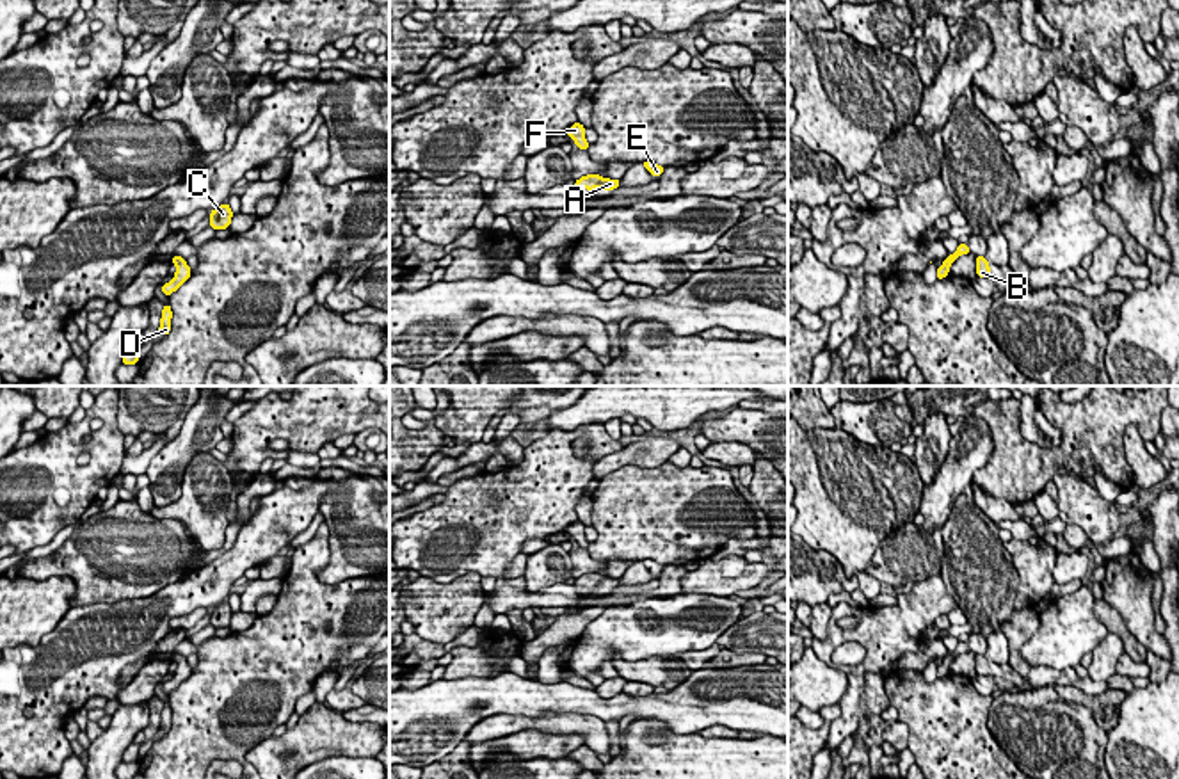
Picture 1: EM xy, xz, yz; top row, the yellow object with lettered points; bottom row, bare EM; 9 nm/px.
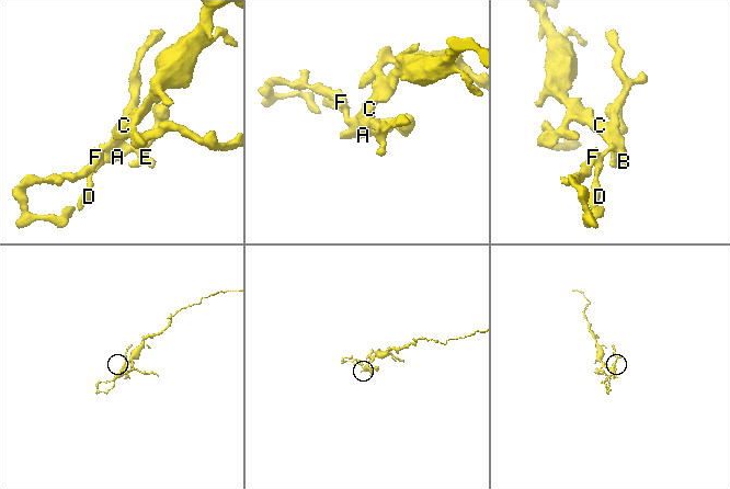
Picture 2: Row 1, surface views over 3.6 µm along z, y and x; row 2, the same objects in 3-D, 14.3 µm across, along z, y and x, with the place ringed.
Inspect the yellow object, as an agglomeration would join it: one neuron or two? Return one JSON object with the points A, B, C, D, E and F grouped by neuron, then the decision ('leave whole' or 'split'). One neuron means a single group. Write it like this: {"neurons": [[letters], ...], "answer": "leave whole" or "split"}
{"neurons": [["A", "B", "C", "D", "E", "F"]], "answer": "leave whole"}

